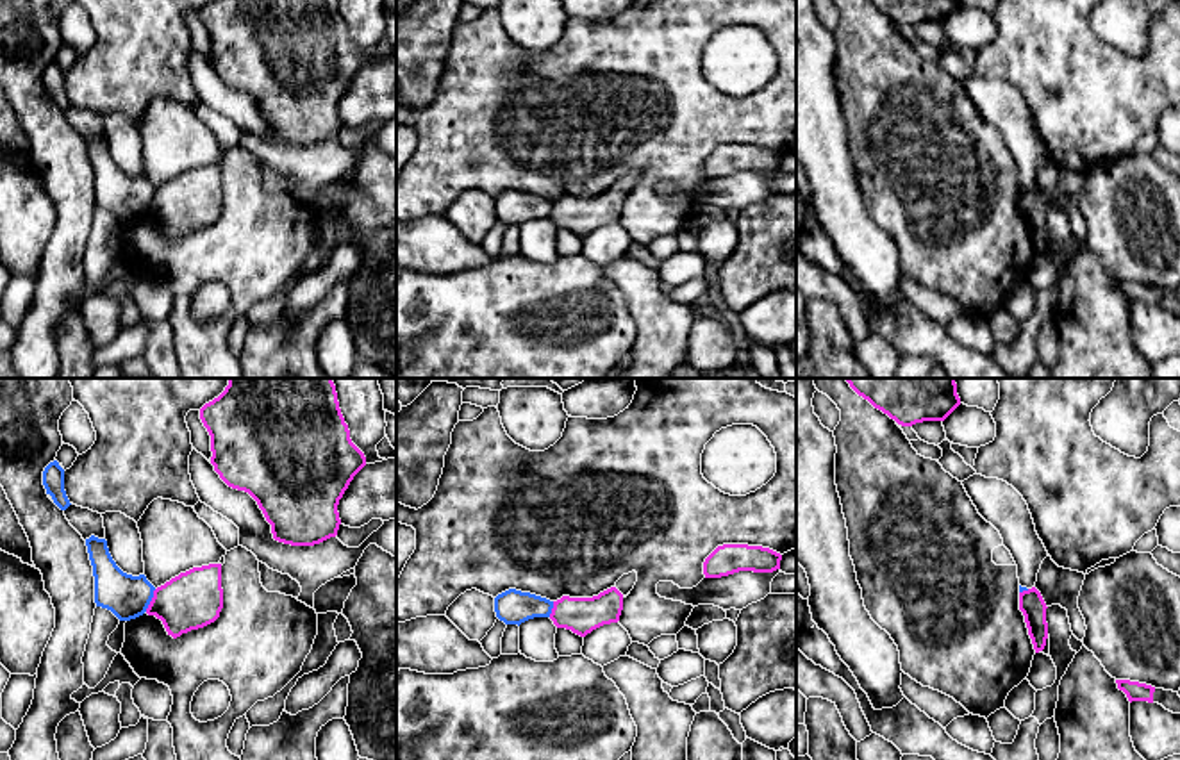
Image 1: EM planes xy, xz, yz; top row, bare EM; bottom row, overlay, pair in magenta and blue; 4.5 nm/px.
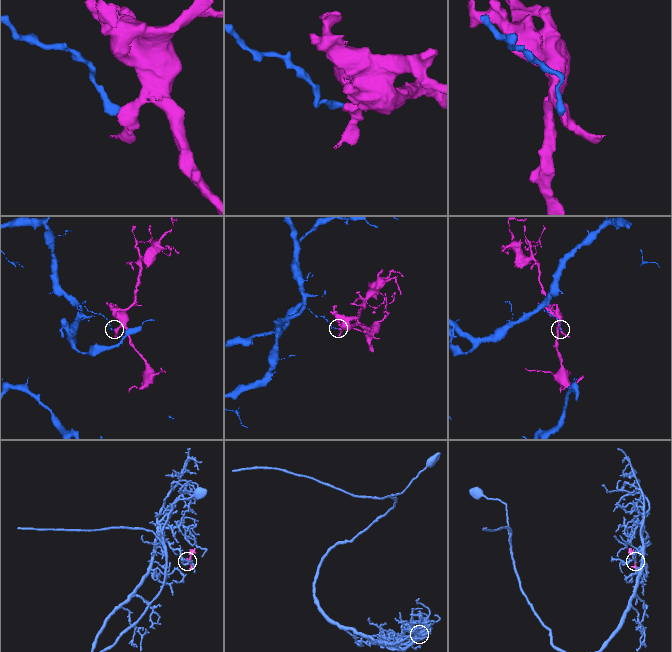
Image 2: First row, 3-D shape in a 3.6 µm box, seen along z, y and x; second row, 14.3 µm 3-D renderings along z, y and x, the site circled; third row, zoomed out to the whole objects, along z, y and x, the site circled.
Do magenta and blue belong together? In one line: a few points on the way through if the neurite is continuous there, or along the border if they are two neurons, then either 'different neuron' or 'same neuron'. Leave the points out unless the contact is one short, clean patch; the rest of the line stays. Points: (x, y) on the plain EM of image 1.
border along xy (156, 190), (145, 211); different neuron

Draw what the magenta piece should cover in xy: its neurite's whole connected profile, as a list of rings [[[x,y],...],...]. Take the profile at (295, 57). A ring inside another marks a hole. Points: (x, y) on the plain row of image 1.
[[[212,0],[200,9],[200,20],[211,36],[214,71],[257,102],[275,141],[314,146],[337,136],[339,100],[366,66],[337,0]]]

